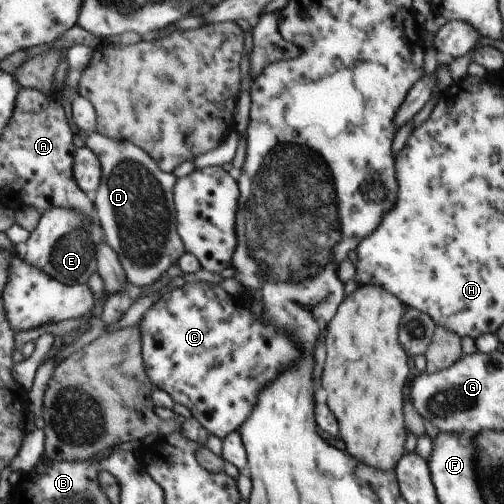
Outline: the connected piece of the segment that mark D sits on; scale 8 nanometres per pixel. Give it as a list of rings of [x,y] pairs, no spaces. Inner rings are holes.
[[[93,132],[86,136],[85,143],[86,147],[96,153],[101,164],[100,186],[93,203],[105,234],[105,242],[117,254],[129,282],[138,288],[148,287],[164,276],[168,268],[178,262],[186,251],[177,231],[177,214],[173,195],[177,178],[173,172],[164,172],[147,152],[128,141],[117,141]]]

